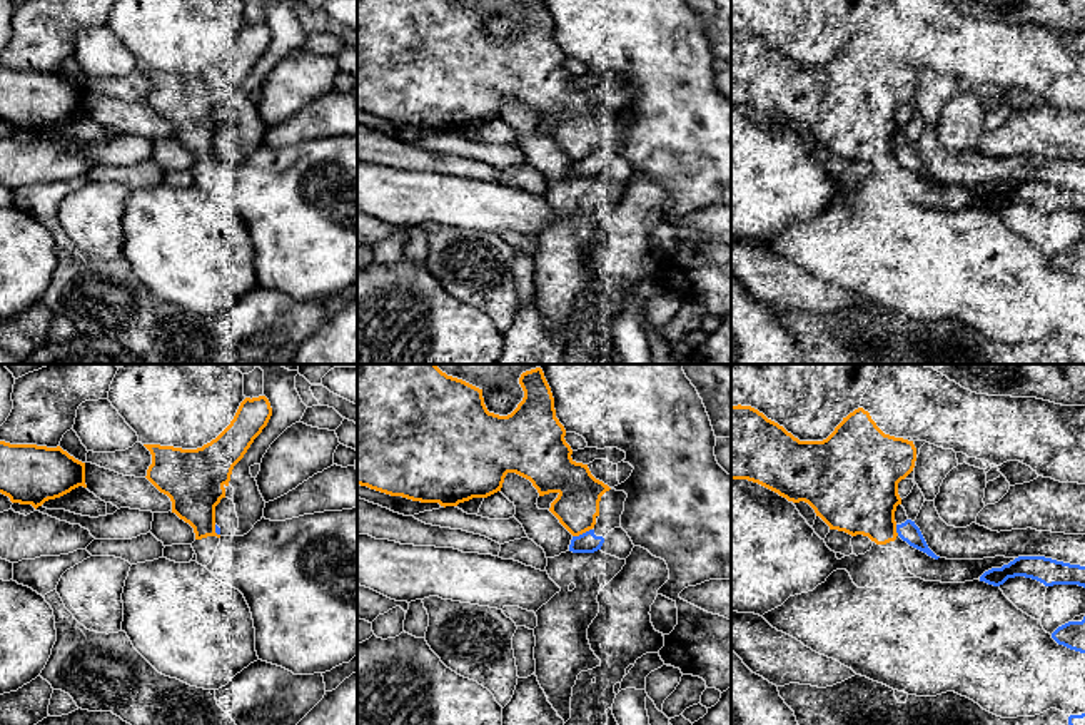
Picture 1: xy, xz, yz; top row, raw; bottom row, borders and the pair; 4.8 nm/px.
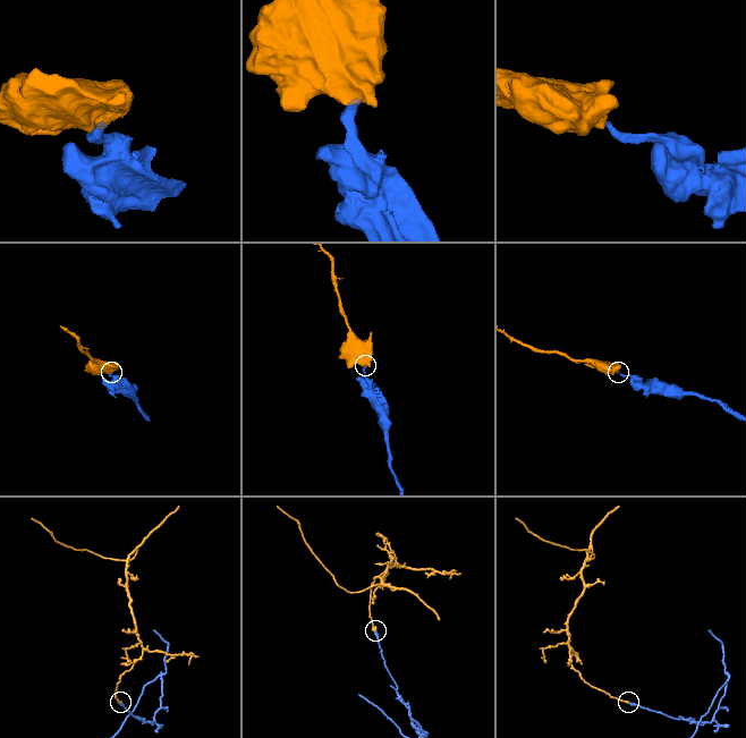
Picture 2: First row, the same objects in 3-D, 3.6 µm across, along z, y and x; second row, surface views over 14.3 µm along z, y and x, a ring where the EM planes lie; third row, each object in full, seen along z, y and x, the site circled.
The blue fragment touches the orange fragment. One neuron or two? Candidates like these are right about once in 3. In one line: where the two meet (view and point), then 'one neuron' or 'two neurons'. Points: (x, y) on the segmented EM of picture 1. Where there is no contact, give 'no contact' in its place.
contact xz (583, 533); two neurons

